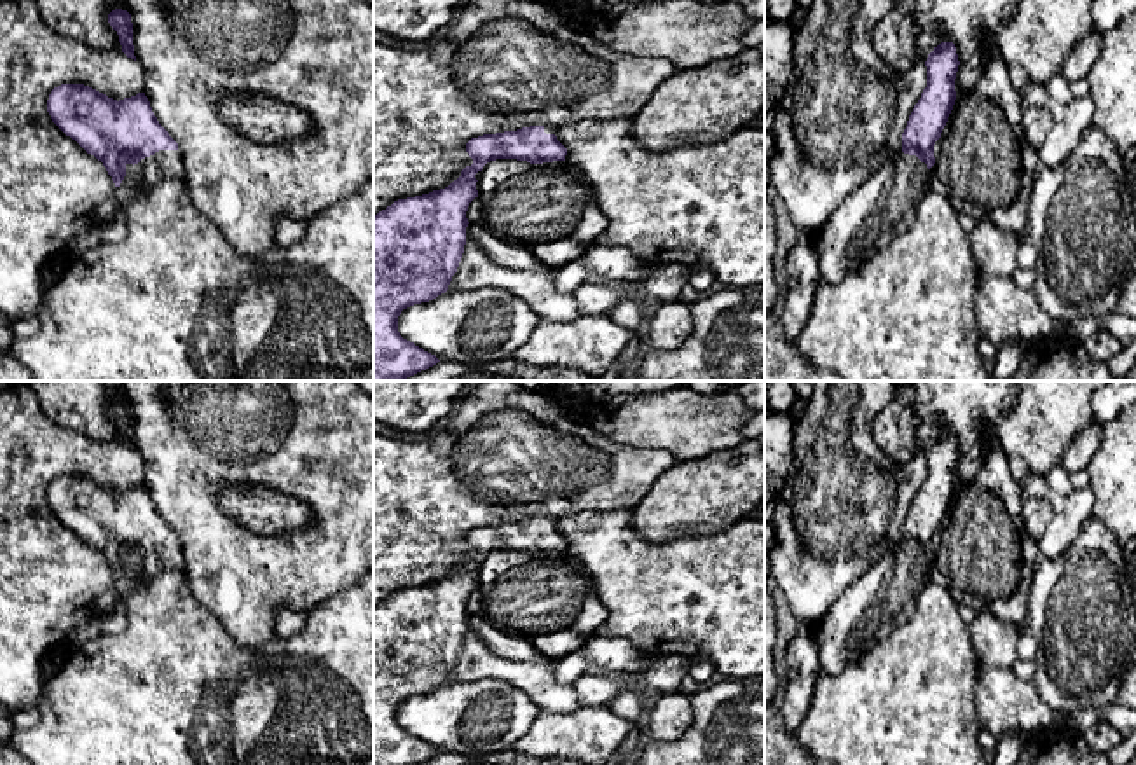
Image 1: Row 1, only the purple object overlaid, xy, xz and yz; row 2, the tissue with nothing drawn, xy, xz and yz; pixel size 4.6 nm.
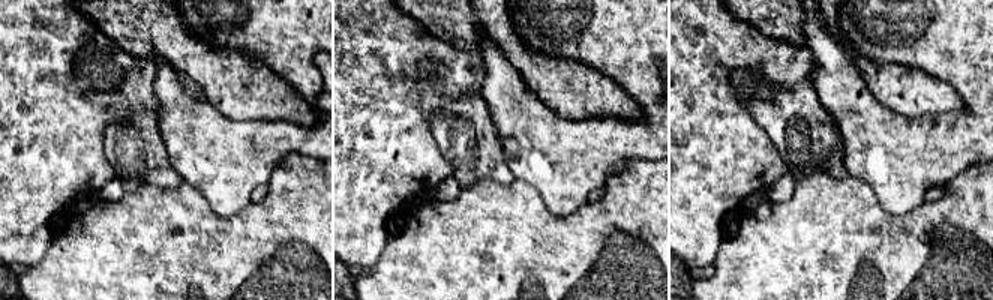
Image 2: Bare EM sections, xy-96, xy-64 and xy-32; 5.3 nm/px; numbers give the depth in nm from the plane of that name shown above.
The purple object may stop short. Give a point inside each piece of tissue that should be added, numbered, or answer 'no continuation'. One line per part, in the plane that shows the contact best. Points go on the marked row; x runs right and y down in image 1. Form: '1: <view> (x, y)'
1: xy (166, 165)

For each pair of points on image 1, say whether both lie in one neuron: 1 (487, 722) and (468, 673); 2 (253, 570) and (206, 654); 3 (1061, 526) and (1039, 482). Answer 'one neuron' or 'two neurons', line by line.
1: two neurons
2: two neurons
3: one neuron

